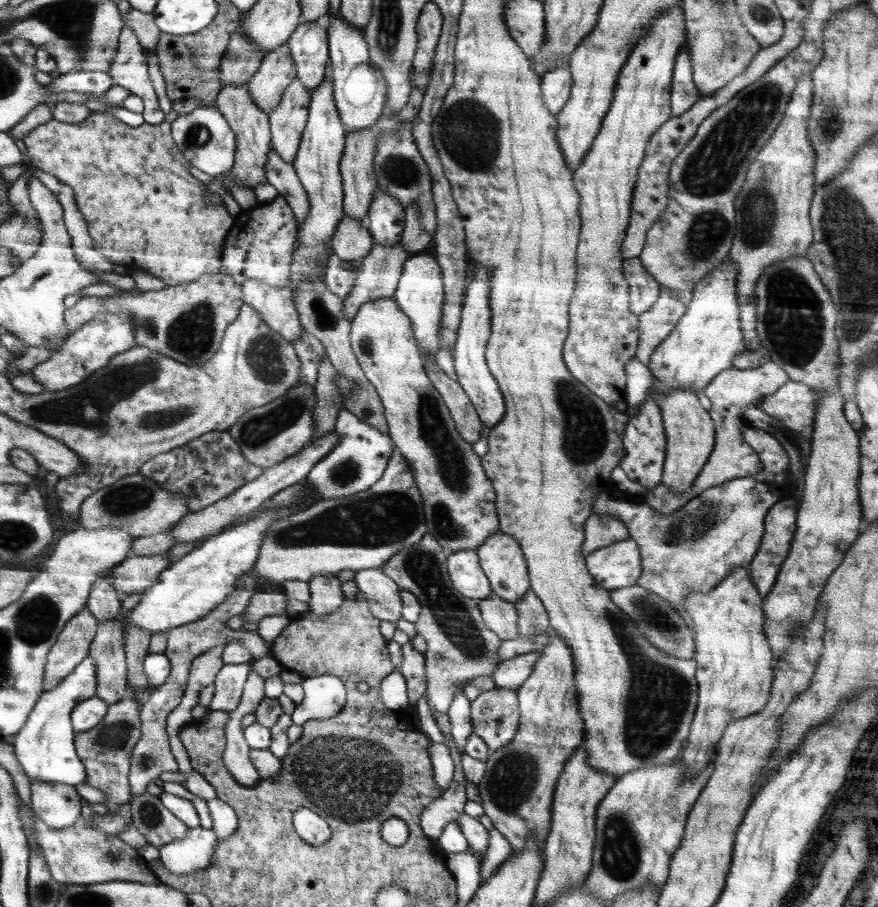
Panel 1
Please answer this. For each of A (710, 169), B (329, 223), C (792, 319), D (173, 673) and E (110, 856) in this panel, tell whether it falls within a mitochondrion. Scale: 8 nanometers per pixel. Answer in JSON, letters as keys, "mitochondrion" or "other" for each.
{"A":"mitochondrion","B":"other","C":"mitochondrion","D":"other","E":"mitochondrion"}

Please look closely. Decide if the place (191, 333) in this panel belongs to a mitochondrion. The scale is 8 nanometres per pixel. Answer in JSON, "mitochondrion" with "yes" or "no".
{"mitochondrion":"yes"}

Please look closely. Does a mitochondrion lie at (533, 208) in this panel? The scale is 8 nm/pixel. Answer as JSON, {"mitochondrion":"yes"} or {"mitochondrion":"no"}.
{"mitochondrion":"no"}

